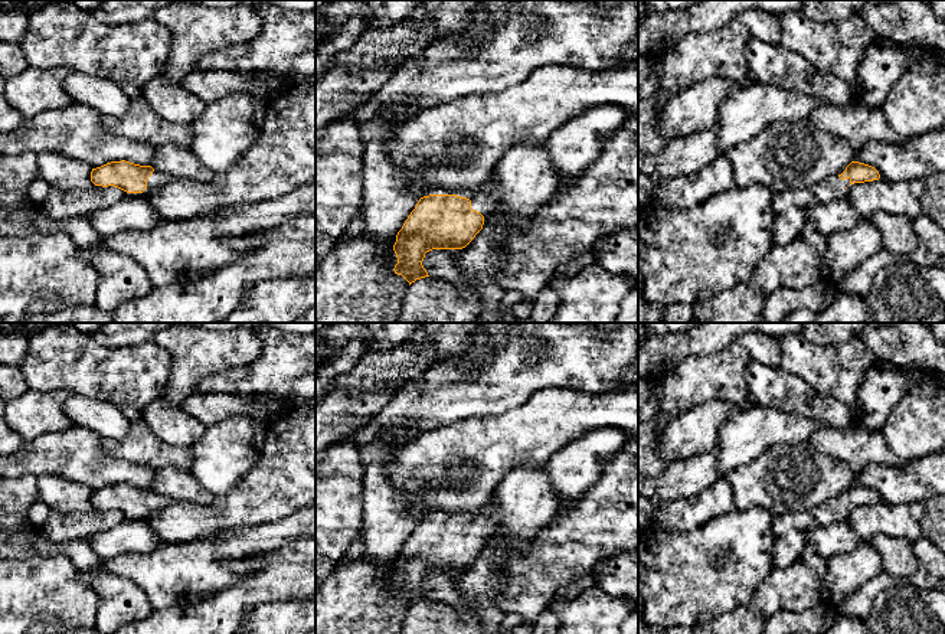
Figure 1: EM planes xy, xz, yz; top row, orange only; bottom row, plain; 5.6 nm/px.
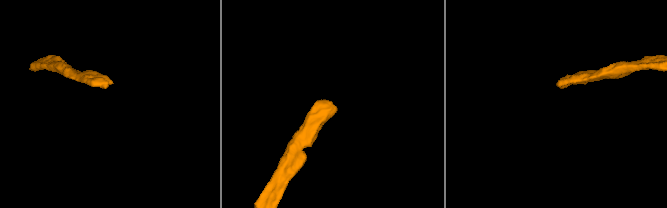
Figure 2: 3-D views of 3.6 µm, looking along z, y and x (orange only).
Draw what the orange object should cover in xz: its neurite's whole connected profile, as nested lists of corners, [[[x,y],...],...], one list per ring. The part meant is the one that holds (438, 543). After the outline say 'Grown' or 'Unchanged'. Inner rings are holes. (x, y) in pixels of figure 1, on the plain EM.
[[[487,503],[470,522],[457,517],[421,520],[396,558],[395,597],[402,598],[409,608],[429,599],[422,588],[425,576],[465,571],[483,552],[484,539],[493,533],[498,517],[498,510]]]. Grown

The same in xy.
[[[125,483],[107,486],[91,494],[91,504],[95,509],[114,509],[127,516],[143,516],[147,510],[158,510],[170,503],[170,499],[151,488],[140,488]]]. Grown

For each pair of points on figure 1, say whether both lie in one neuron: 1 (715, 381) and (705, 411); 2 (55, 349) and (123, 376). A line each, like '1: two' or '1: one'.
1: two
2: one

